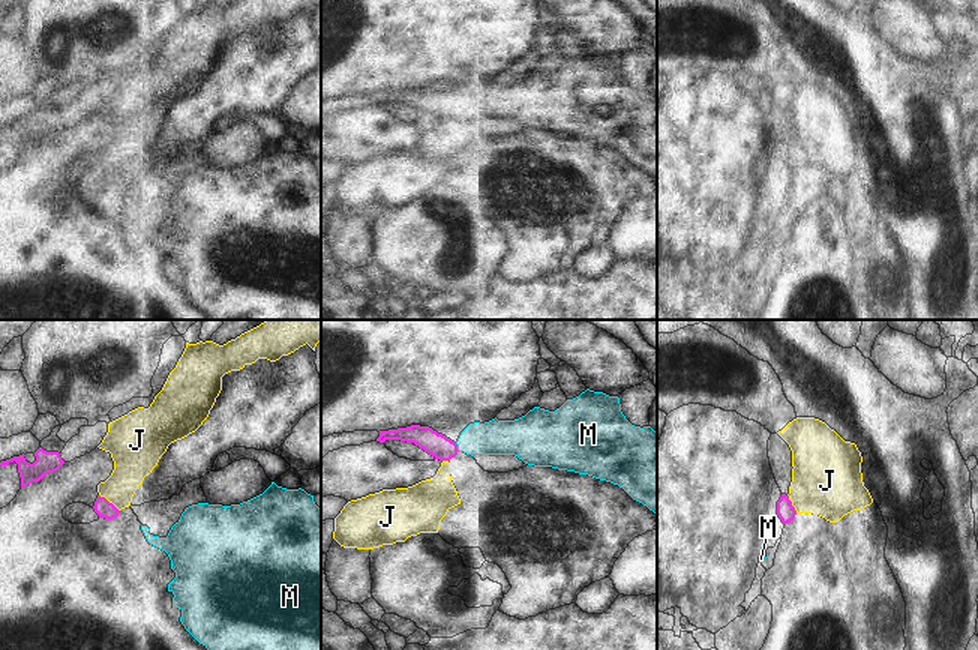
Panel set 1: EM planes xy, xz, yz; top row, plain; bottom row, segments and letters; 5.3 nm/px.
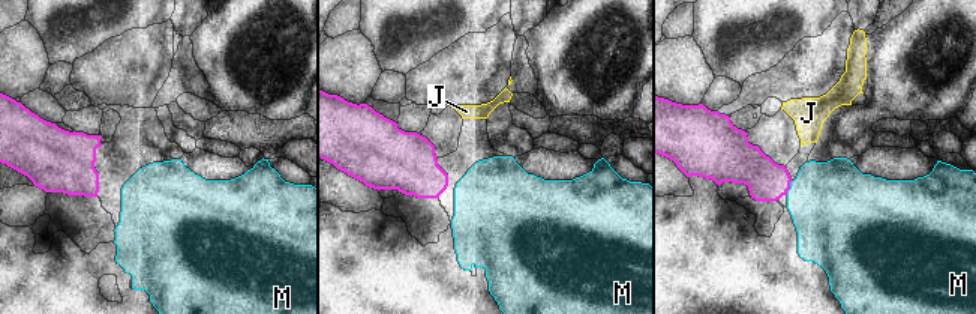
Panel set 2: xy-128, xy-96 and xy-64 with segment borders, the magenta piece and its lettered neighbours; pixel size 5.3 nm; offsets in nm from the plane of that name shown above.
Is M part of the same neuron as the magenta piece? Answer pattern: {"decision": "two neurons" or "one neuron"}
{"decision": "one neuron"}

